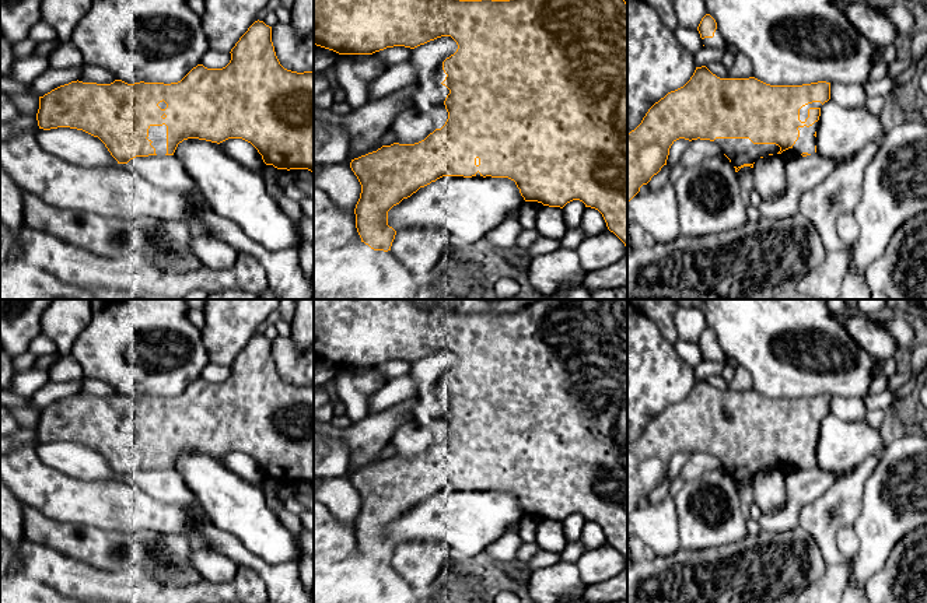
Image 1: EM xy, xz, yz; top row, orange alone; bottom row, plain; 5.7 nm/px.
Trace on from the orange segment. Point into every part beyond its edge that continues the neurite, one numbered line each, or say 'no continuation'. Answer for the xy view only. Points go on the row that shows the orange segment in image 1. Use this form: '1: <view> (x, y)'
1: xy (157, 135)

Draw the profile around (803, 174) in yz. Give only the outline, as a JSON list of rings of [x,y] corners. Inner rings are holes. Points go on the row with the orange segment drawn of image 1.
[[[818,152],[787,161],[787,187],[780,196],[762,200],[758,207],[760,215],[772,221],[781,221],[800,214],[804,193],[823,182],[842,162],[825,158]]]

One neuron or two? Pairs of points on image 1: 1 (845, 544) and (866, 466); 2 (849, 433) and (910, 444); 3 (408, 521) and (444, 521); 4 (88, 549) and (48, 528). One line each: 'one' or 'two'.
1: two
2: two
3: one
4: one

